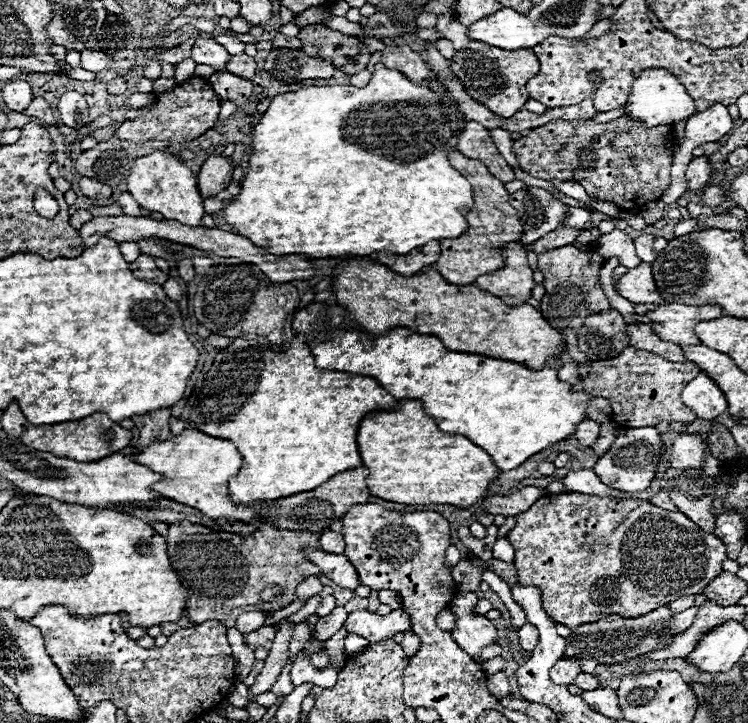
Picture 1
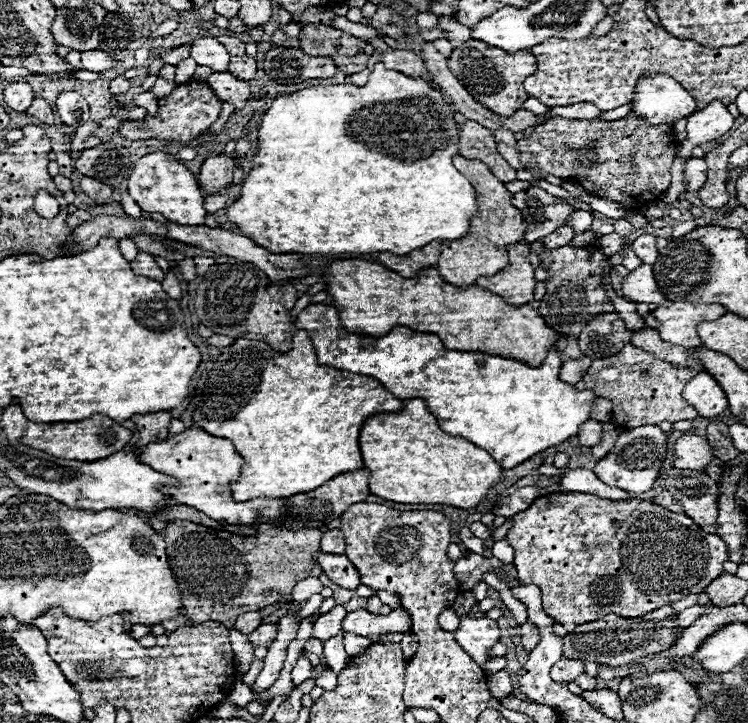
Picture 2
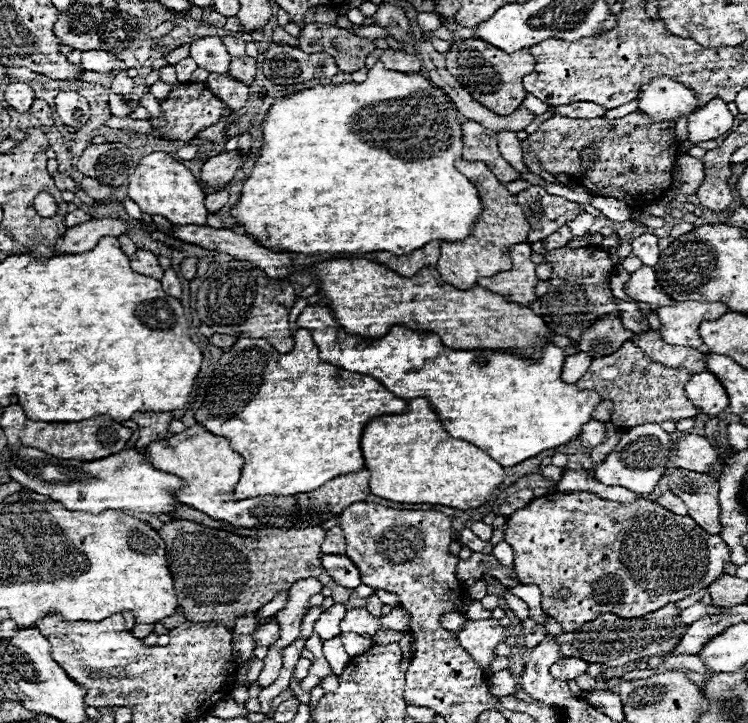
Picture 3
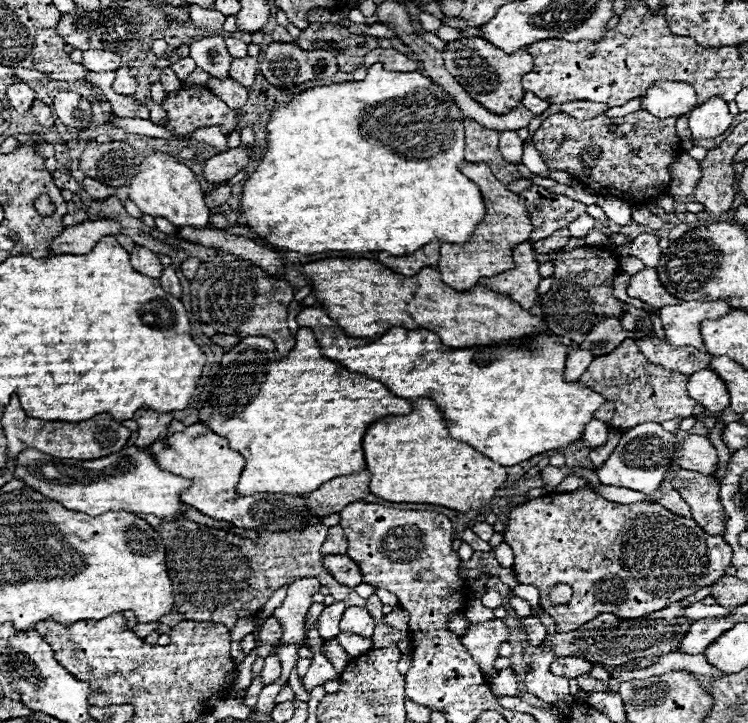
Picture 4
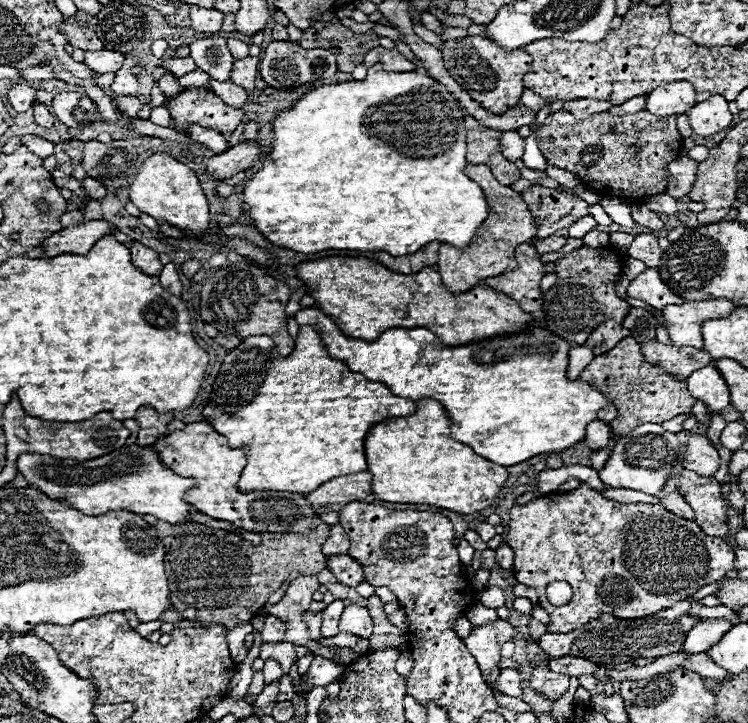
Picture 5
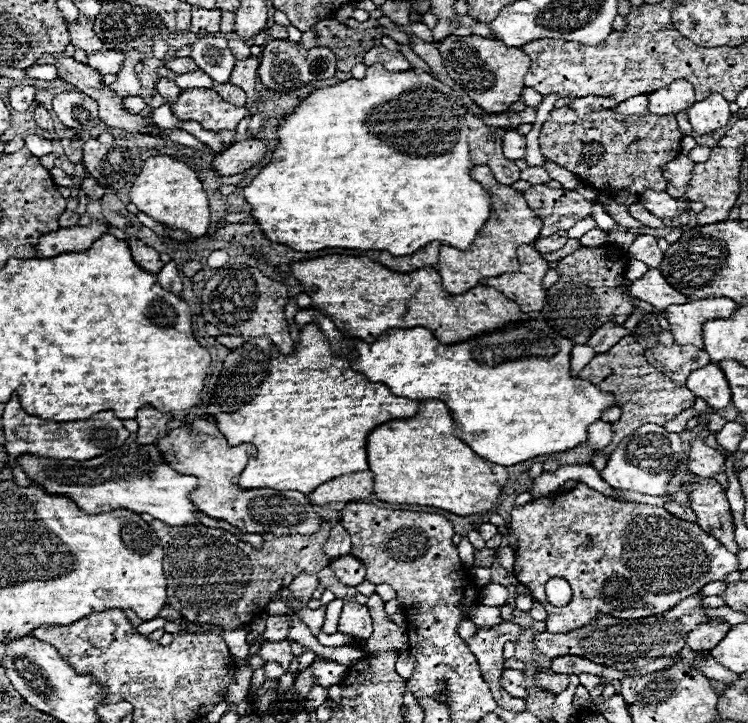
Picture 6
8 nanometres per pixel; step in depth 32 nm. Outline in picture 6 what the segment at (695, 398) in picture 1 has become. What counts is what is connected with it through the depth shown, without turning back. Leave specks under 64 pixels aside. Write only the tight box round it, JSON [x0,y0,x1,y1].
[686,362,732,410]

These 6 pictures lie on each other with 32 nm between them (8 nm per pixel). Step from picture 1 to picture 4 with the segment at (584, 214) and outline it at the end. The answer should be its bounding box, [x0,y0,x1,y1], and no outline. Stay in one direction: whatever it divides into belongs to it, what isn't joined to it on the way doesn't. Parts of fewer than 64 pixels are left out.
[568,216,596,238]

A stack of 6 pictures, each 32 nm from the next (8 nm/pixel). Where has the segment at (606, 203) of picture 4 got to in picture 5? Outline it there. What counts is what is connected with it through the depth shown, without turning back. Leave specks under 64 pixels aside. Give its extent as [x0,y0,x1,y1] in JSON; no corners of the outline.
[600,198,637,227]

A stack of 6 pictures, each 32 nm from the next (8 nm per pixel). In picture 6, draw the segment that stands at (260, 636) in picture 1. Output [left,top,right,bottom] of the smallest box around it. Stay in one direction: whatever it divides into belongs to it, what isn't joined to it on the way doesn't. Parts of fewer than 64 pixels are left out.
[262,614,292,642]

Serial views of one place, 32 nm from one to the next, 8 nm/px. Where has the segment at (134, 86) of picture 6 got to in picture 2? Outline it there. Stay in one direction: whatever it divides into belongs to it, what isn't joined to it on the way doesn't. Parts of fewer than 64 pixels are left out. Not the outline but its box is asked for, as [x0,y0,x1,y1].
[110,74,132,94]

